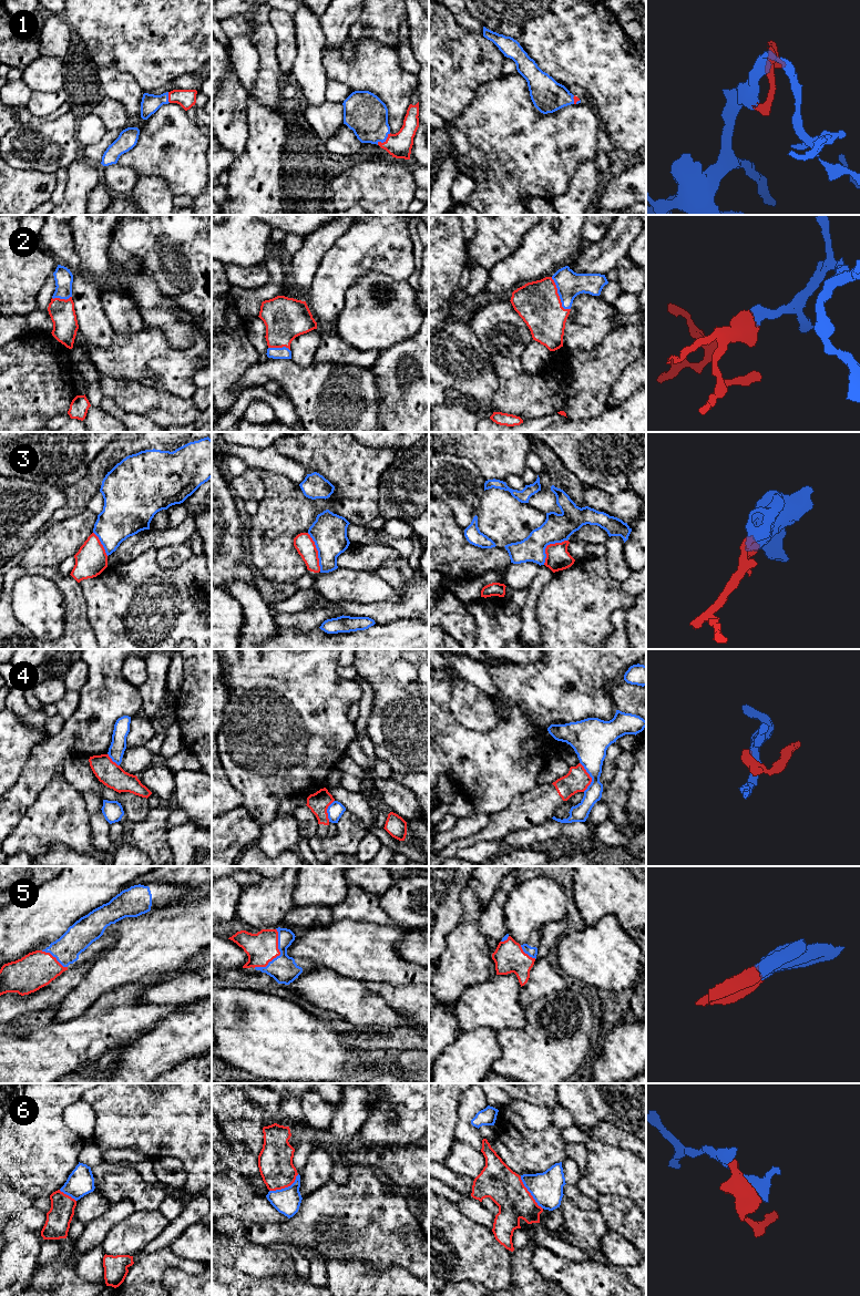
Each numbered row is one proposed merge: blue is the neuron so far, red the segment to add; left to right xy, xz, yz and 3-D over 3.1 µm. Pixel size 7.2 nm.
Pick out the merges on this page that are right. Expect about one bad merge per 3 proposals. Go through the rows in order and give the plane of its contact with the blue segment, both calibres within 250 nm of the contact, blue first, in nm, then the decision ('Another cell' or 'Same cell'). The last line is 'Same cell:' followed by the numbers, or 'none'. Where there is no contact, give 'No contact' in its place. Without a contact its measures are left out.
1: Touches blue in xz. Thickness 300 nm (blue) against 180 nm. Same cell
2: Touches blue in yz. Thickness 190 nm (blue) against 320 nm. Same cell
3: Touches blue in yz. Thickness 200 nm (blue) against 180 nm. Another cell
4: Touches blue in yz. Thickness 260 nm (blue) against 170 nm. Another cell
5: Touches blue in xz. Thickness 200 nm (blue) against 220 nm. Same cell
6: Touches blue in yz. Thickness 240 nm (blue) against 260 nm. Another cell
Same cell: 1, 2, 5

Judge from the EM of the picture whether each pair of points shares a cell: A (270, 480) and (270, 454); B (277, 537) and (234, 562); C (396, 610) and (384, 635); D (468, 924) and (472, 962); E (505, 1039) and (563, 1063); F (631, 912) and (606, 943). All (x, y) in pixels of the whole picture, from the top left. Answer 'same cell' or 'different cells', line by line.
A: different cells
B: different cells
C: different cells
D: same cell
E: same cell
F: different cells

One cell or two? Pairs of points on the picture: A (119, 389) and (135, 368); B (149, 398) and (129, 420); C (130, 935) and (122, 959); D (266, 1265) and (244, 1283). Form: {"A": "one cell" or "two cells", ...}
{"A": "two cells", "B": "two cells", "C": "one cell", "D": "two cells"}

